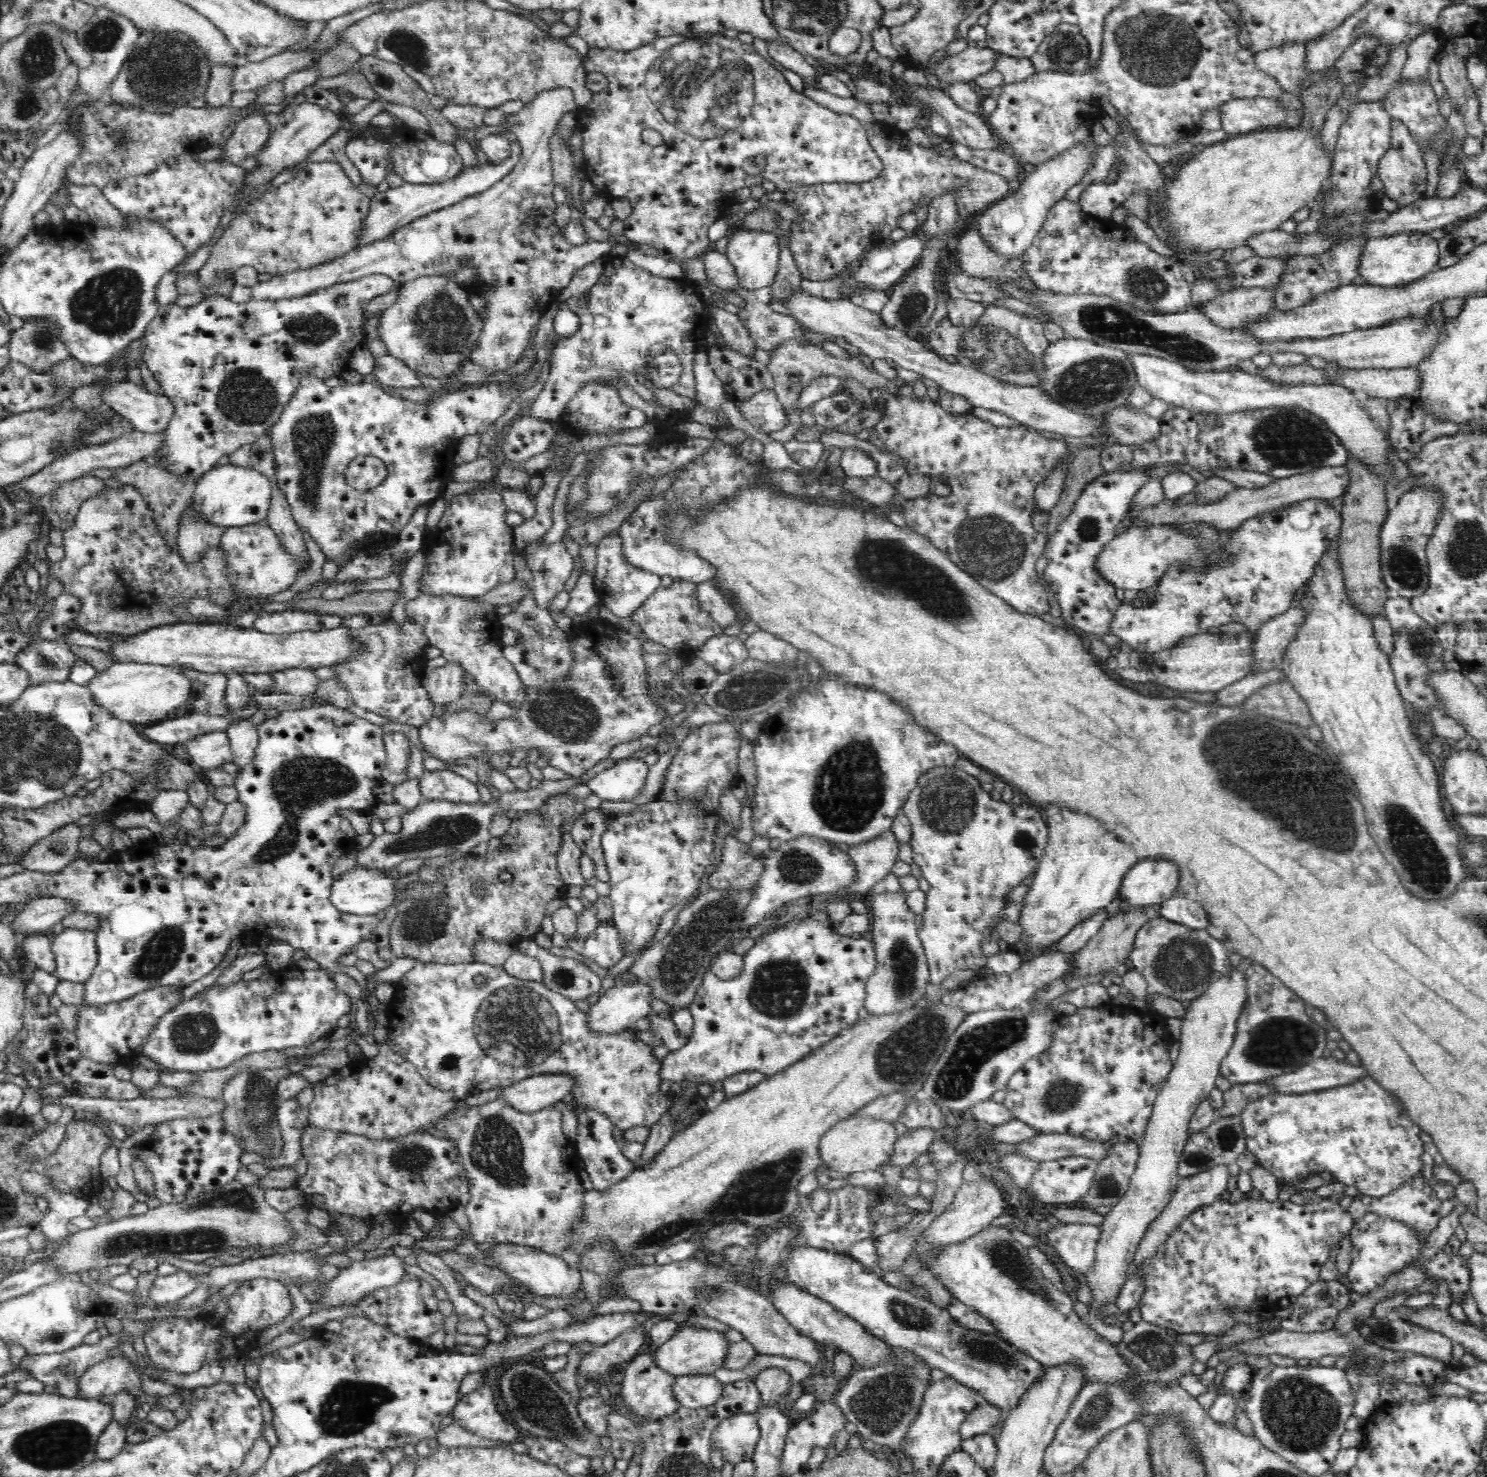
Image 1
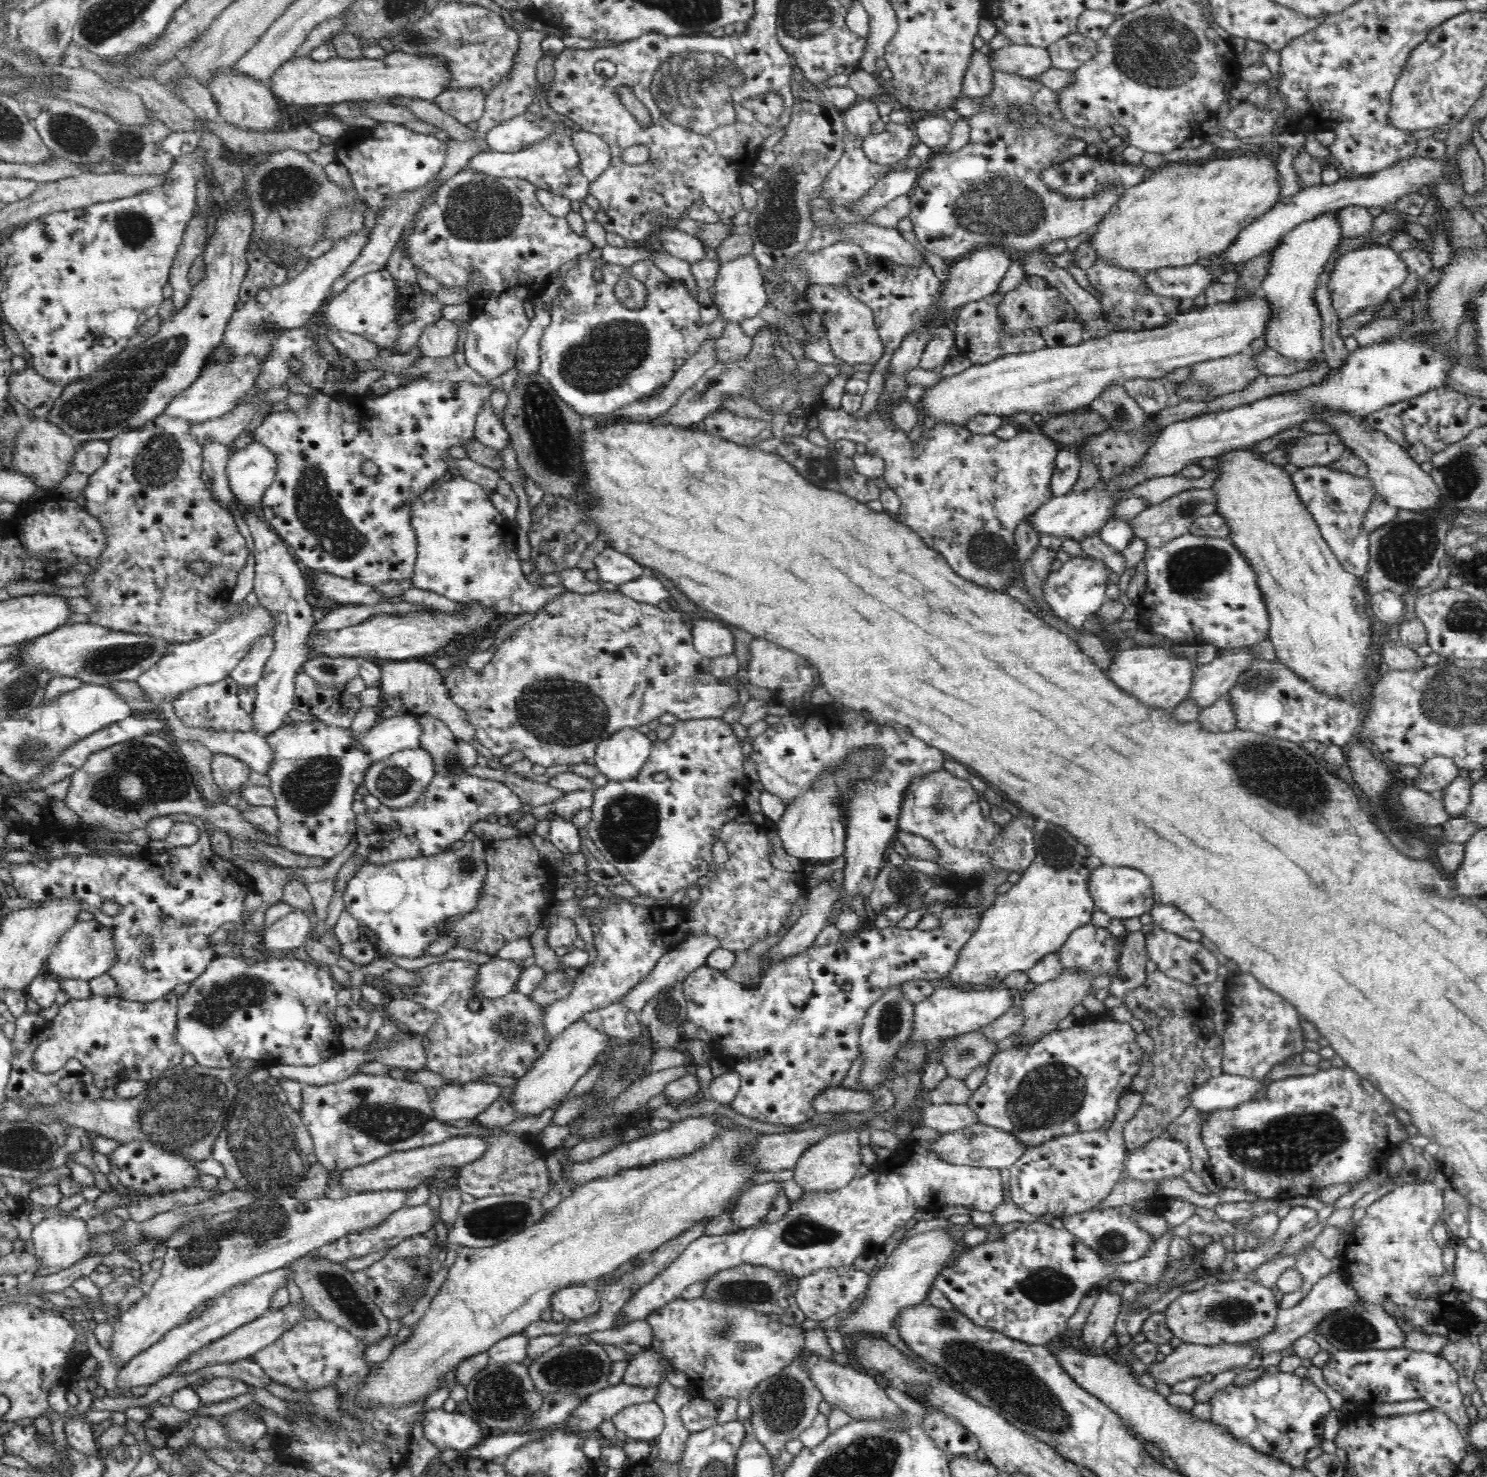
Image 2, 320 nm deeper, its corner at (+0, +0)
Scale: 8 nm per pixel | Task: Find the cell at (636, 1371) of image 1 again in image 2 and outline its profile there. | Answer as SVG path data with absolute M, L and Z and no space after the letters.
M656 1402L624 1408L614 1414L612 1421L617 1430L633 1440L655 1442L665 1428L665 1415Z

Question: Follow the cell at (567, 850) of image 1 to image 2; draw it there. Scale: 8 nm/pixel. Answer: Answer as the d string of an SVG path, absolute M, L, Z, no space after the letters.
M585 788L584 790L575 790L574 792L564 793L560 798L554 800L553 803L542 804L538 808L532 808L532 814L535 824L544 820L546 815L555 814L562 820L570 822L578 810L582 808L591 808L593 806L593 794L595 789Z

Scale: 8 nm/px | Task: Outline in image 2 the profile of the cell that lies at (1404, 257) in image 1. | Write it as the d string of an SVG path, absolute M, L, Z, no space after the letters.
M1372 243L1338 258L1328 282L1328 289L1339 319L1346 320L1358 309L1386 302L1388 296L1406 282L1406 278L1408 278L1408 263L1402 259L1400 252L1390 247L1390 244L1383 246Z

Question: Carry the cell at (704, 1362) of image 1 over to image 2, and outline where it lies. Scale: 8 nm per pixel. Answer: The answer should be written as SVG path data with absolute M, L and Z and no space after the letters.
M654 1348L642 1350L629 1362L622 1383L642 1388L660 1385L672 1370L675 1370L673 1362L660 1351Z

